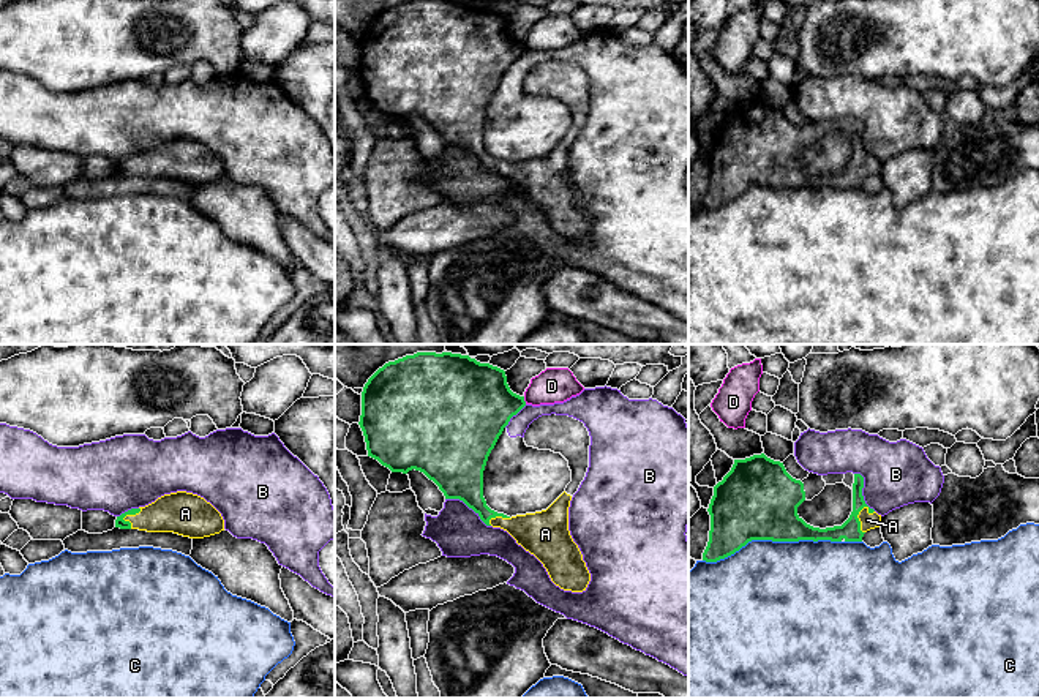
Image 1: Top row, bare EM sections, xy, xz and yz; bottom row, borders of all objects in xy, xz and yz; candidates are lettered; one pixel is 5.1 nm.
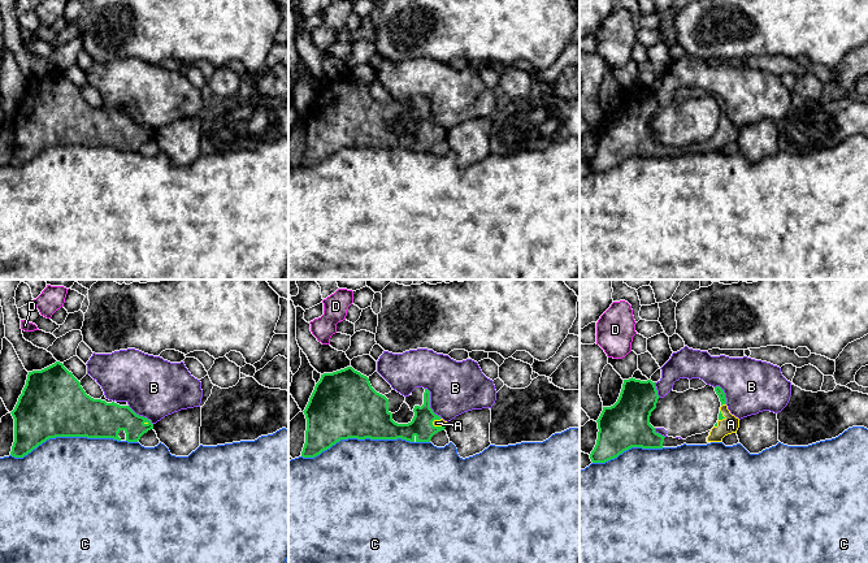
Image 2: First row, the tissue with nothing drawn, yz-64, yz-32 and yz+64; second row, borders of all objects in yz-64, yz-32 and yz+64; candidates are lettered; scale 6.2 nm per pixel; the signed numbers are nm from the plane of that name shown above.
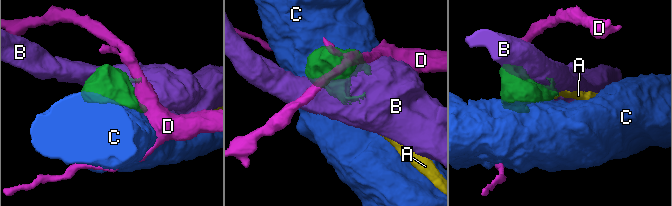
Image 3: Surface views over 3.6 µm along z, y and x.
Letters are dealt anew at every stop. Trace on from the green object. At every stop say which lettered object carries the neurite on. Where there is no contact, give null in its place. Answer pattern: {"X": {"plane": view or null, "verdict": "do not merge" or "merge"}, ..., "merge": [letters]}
{"A": {"plane": "yz", "verdict": "merge"}, "B": {"plane": "xz", "verdict": "do not merge"}, "C": {"plane": "yz", "verdict": "do not merge"}, "D": {"plane": "xz", "verdict": "do not merge"}, "merge": ["A"]}

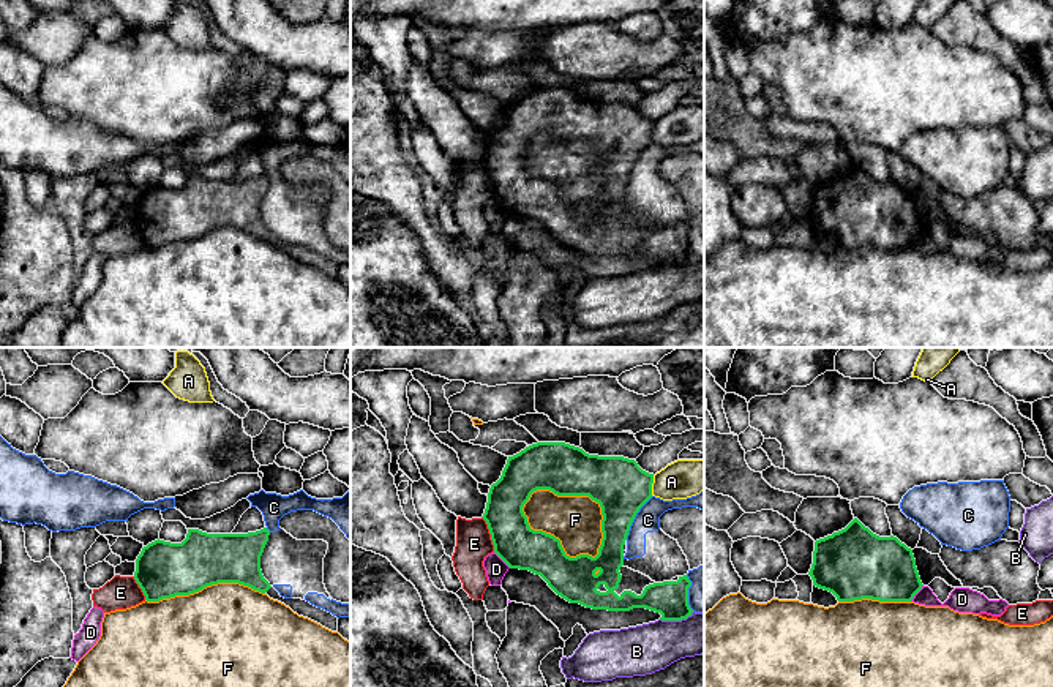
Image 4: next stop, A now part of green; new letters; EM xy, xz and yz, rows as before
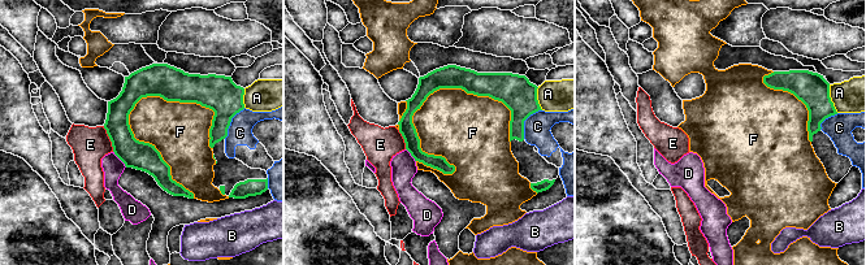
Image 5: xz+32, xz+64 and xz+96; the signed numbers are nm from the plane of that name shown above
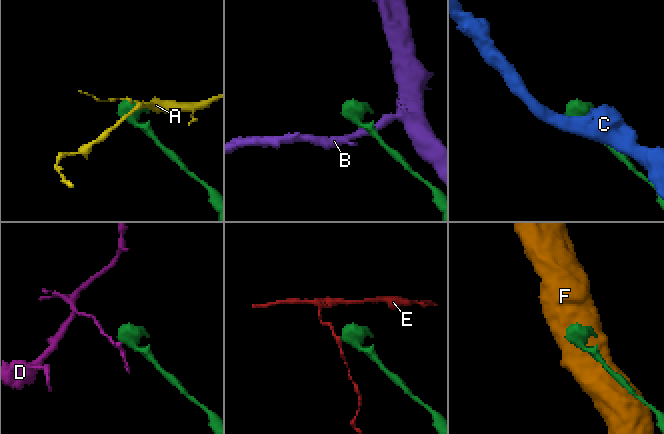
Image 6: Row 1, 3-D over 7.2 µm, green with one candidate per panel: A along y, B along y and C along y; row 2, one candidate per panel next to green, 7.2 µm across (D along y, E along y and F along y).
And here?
{"A": {"plane": "xz", "verdict": "do not merge"}, "B": {"plane": "xz", "verdict": "do not merge"}, "C": {"plane": "xz", "verdict": "do not merge"}, "D": {"plane": "xz", "verdict": "do not merge"}, "E": {"plane": "xz", "verdict": "do not merge"}, "F": {"plane": "xz", "verdict": "do not merge"}, "merge": []}

